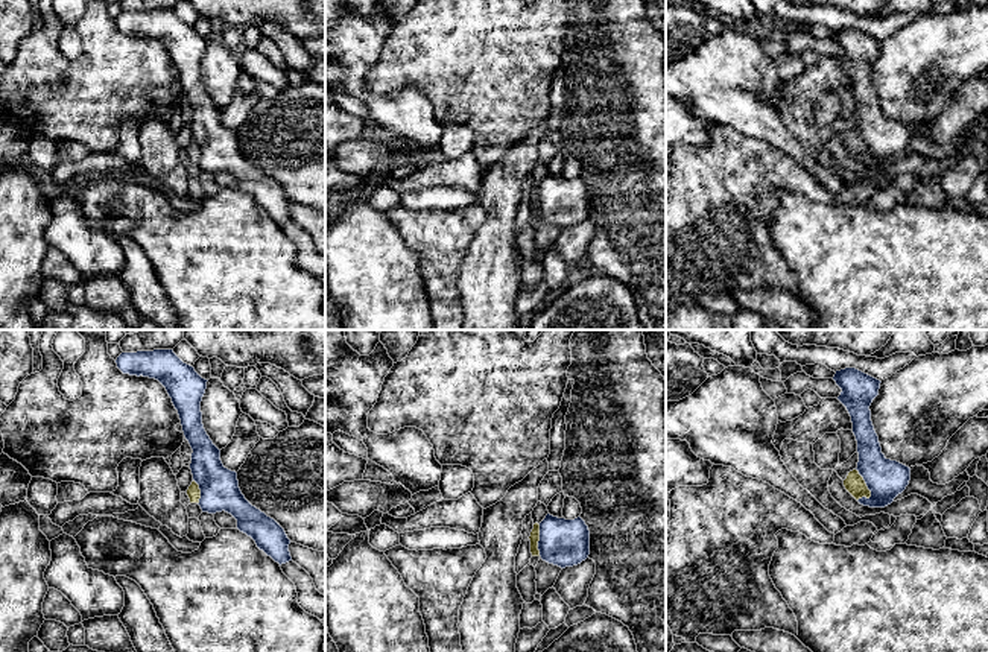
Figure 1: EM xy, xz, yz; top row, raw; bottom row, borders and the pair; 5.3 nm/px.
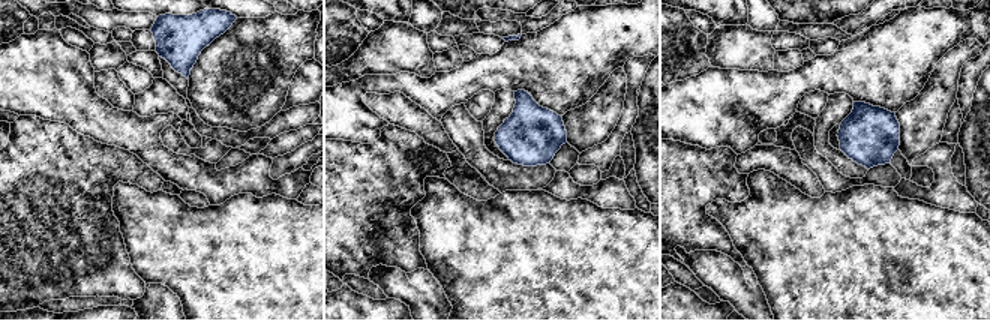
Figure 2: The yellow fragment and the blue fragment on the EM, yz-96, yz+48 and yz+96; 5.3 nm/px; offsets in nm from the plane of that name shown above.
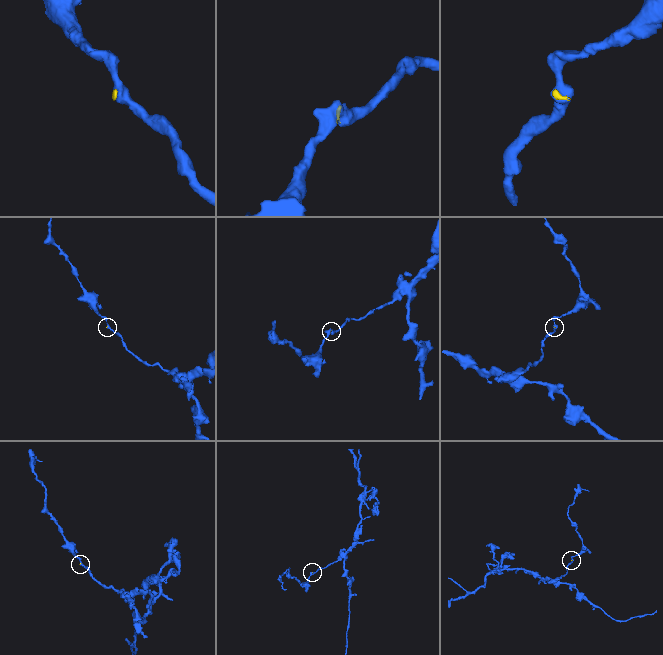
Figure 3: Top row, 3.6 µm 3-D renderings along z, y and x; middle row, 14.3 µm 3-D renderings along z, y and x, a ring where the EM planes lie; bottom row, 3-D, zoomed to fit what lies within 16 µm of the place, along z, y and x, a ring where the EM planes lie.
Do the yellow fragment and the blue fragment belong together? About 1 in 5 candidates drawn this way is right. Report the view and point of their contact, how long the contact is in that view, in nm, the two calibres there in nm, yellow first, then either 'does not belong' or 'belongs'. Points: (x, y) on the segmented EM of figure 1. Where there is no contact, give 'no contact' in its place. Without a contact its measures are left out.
contact yz (865, 484); length 180 nm; calibres 110 and 200 nm; does not belong

